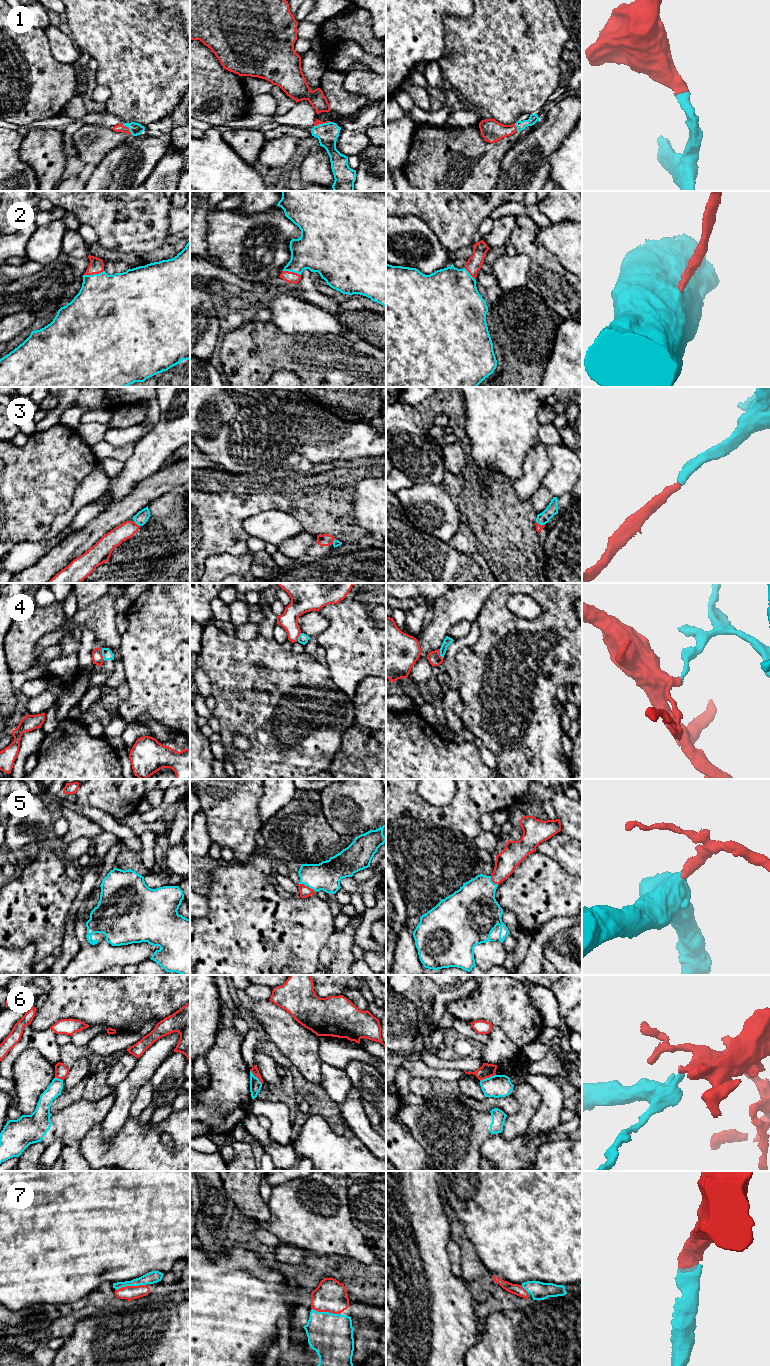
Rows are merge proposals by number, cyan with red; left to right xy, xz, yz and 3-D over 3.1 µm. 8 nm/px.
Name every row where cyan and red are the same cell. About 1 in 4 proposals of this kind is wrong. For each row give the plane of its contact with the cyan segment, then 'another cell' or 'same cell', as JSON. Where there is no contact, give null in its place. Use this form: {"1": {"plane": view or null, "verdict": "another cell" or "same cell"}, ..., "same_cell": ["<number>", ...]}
{"1": {"plane": "xy", "verdict": "same cell"}, "2": {"plane": "xy", "verdict": "same cell"}, "3": {"plane": "xy", "verdict": "same cell"}, "4": {"plane": "xy", "verdict": "another cell"}, "5": {"plane": "xz", "verdict": "same cell"}, "6": {"plane": "yz", "verdict": "another cell"}, "7": {"plane": "xy", "verdict": "same cell"}, "same_cell": ["1", "2", "3", "5", "7"]}

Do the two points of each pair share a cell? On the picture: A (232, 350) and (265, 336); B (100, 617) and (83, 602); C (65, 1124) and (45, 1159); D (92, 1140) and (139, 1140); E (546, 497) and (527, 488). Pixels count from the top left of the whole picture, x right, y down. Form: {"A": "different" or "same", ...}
{"A": "same", "B": "different", "C": "different", "D": "same", "E": "different"}

